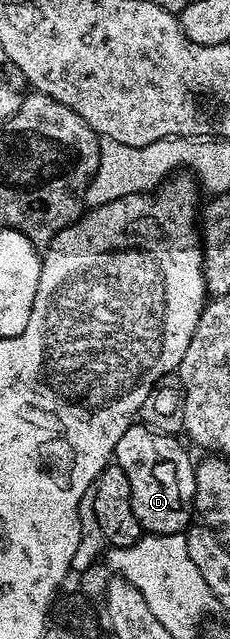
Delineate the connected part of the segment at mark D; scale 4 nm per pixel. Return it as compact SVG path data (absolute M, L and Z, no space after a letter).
M131 424L114 449L116 465L128 476L132 488L132 512L147 535L181 534L192 522L195 463L178 441L169 434L157 434L149 426Z

